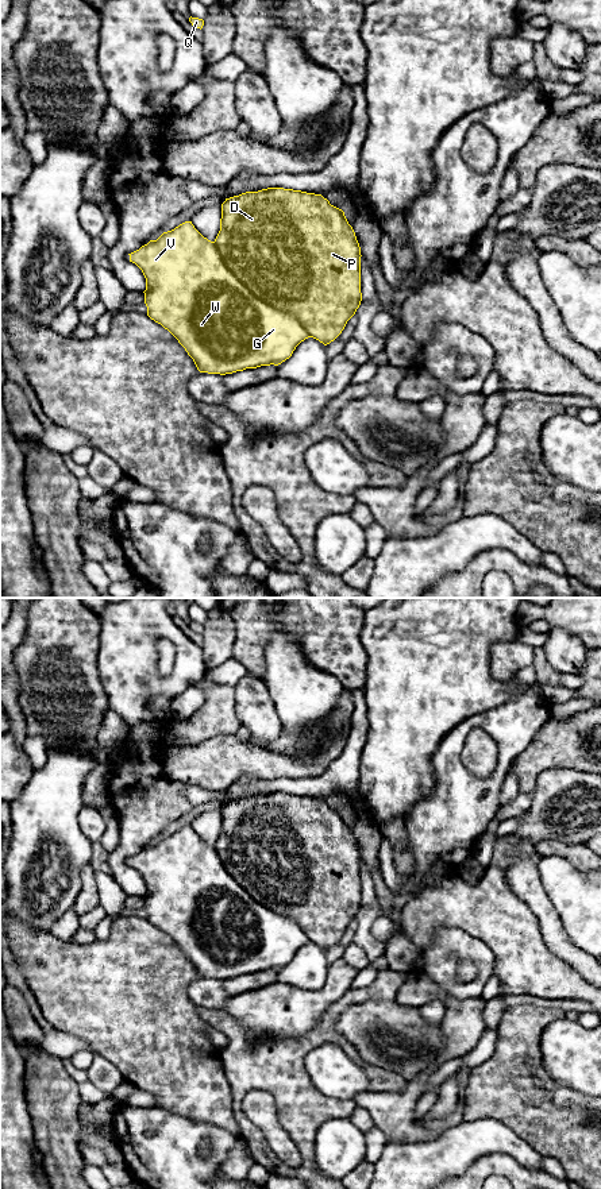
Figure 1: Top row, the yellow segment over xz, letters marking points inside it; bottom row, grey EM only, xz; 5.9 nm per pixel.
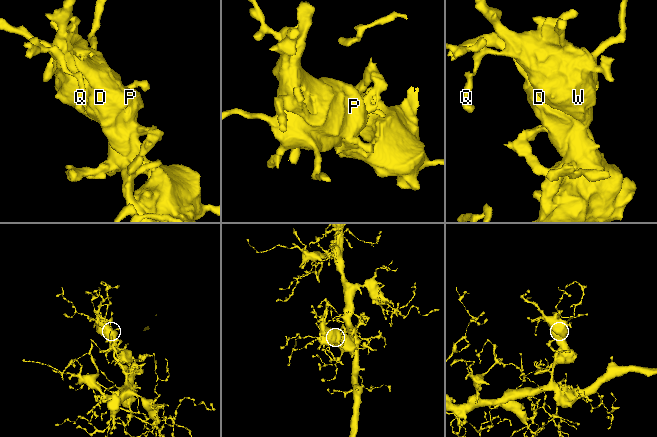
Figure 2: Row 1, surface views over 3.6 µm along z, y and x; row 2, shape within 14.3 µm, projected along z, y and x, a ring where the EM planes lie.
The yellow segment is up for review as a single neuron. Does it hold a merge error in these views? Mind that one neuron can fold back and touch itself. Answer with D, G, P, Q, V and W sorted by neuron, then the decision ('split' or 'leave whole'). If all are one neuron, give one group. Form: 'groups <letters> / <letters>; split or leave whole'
groups D G P Q V W; leave whole

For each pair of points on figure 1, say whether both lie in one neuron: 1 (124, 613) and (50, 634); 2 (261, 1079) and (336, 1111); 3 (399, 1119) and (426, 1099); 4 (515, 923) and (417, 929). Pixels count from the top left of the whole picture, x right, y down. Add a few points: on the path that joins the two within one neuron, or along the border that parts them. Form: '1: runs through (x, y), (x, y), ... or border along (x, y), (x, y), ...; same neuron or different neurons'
1: border along (97, 614), (100, 622), (99, 652); different neurons
2: runs through (280, 1079), (309, 1108), (318, 1108); same neuron
3: border along (426, 1092), (415, 1108), (416, 1122); different neurons
4: runs through (490, 917), (442, 917); same neuron

